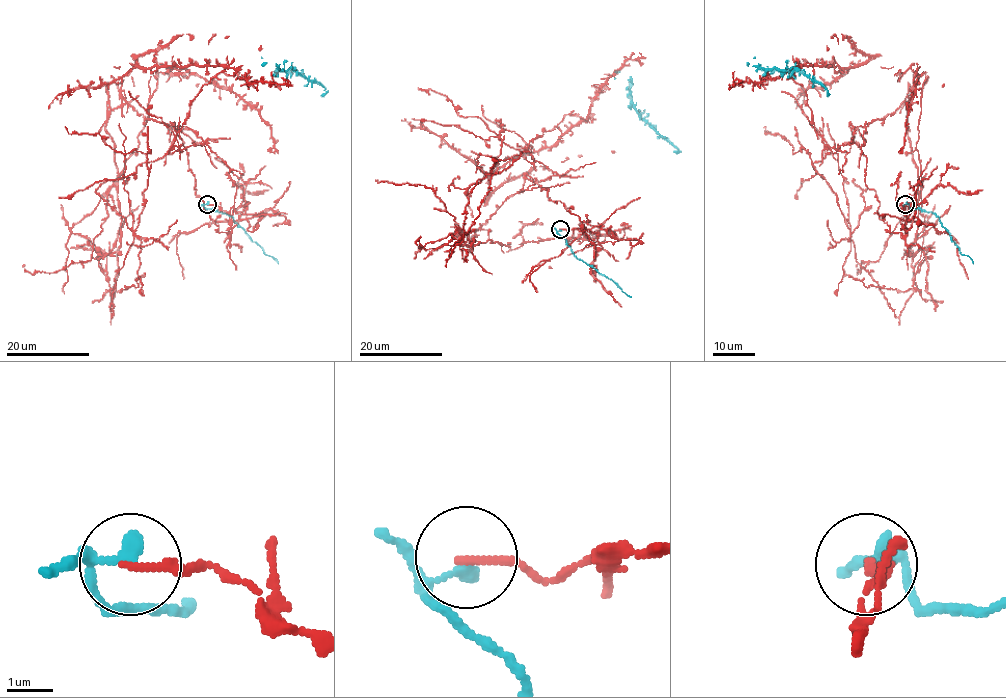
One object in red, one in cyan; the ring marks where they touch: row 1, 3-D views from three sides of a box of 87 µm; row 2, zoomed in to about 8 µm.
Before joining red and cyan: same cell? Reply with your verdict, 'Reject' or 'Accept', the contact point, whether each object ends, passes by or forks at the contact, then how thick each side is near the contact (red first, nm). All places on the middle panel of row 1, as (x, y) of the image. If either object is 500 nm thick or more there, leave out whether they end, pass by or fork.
Reject. Place: (560, 229). At the ring red ends. At the ring cyan passes by. Thickness 170 nm (red) against 200 nm

